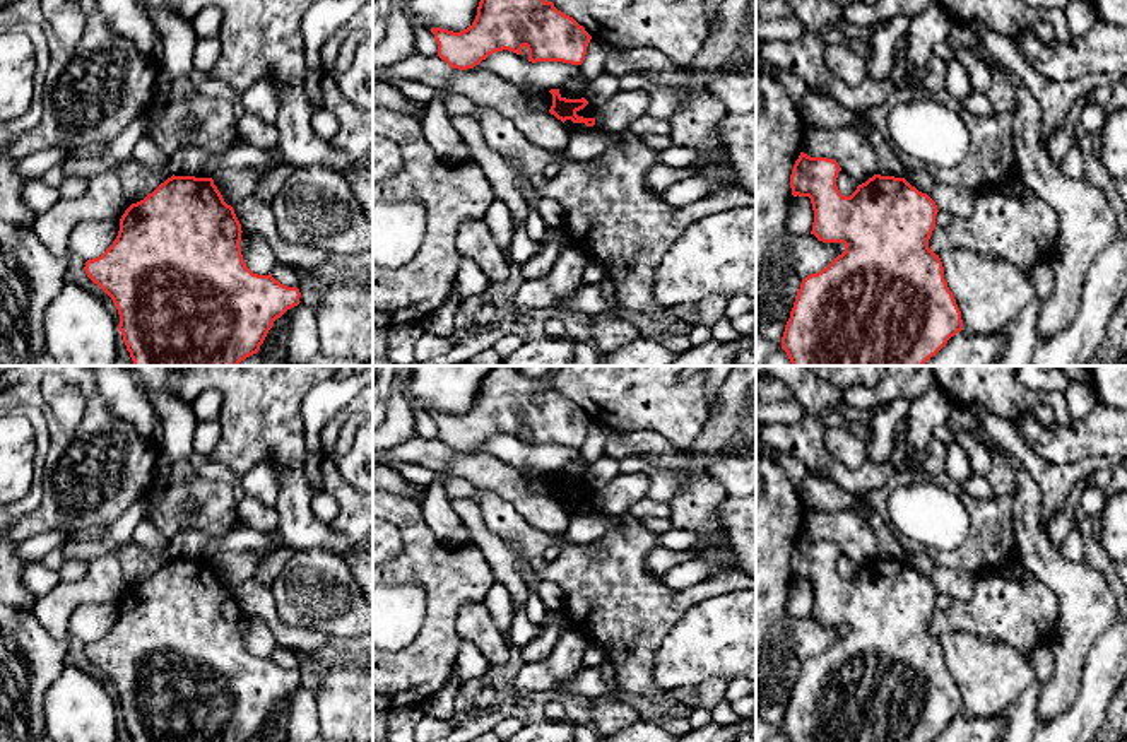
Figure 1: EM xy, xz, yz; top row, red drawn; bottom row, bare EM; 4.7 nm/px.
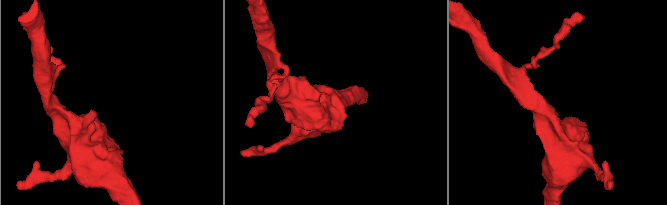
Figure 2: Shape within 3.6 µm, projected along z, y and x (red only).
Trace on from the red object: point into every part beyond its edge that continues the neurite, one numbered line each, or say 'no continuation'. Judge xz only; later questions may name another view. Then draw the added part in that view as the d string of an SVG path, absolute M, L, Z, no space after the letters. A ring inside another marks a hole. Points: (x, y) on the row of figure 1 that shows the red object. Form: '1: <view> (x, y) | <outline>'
no continuation

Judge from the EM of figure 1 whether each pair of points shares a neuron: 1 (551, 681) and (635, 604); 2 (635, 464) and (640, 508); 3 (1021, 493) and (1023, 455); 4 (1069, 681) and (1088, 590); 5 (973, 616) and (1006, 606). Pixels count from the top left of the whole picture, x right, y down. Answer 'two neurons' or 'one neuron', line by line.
1: two neurons
2: two neurons
3: two neurons
4: one neuron
5: one neuron

